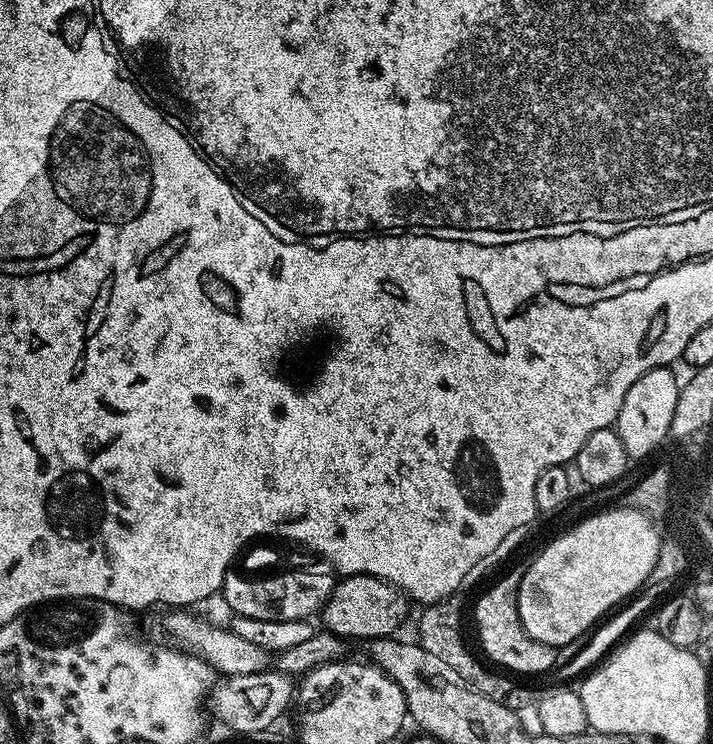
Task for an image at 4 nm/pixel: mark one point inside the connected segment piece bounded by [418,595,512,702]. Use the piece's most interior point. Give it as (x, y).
(440, 635)

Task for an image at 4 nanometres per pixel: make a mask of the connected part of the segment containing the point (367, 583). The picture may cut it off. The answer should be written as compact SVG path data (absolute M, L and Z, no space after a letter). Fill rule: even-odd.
M344 576L333 588L330 598L324 603L323 627L337 638L353 636L356 640L371 642L391 637L404 624L408 616L410 600L399 588L376 576Z

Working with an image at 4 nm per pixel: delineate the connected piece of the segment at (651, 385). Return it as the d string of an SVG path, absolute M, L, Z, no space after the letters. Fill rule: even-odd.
M671 367L650 370L642 374L642 378L638 378L638 382L630 386L630 390L626 390L626 398L622 402L622 410L614 427L622 438L622 446L626 446L629 457L648 456L664 439L666 441L669 439L674 406L678 402L681 389L678 380L676 384L676 376L672 371Z

